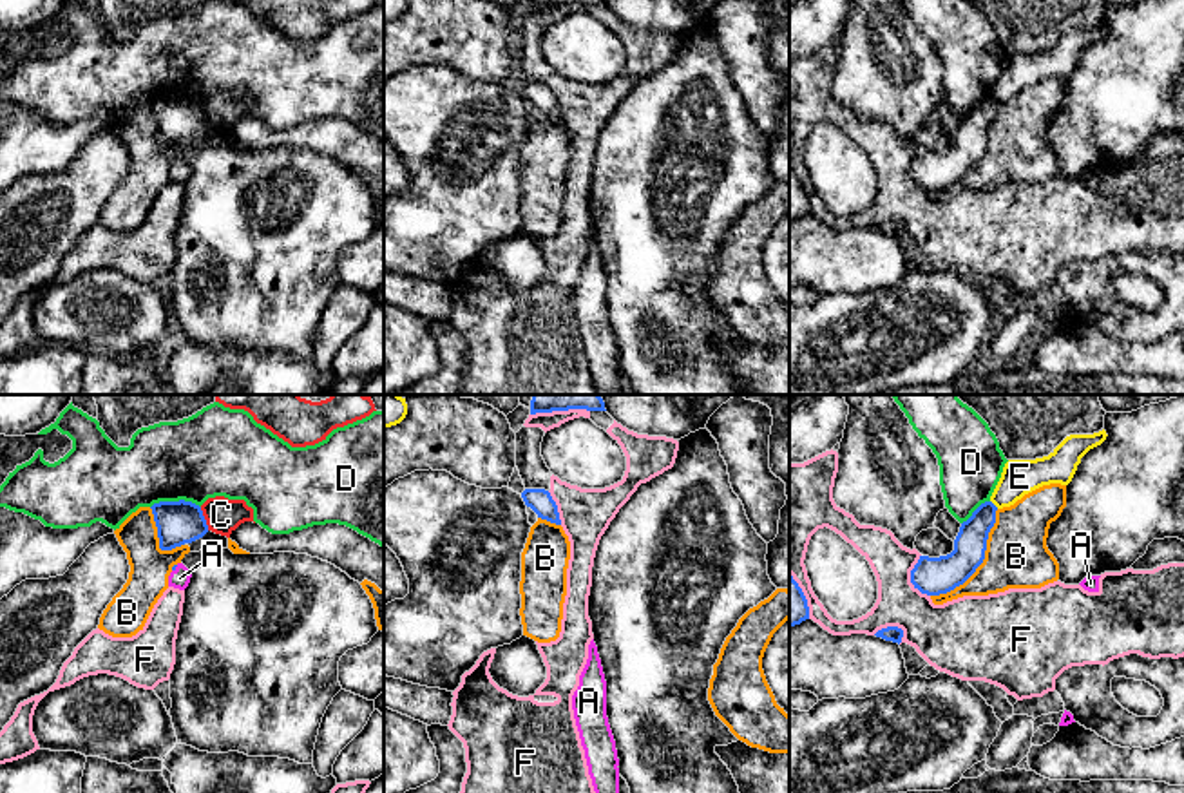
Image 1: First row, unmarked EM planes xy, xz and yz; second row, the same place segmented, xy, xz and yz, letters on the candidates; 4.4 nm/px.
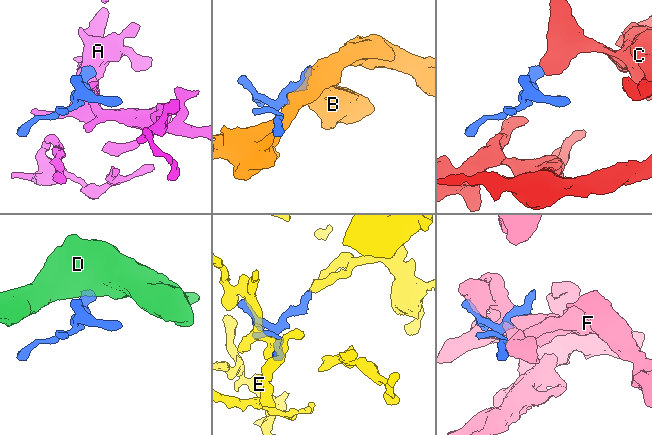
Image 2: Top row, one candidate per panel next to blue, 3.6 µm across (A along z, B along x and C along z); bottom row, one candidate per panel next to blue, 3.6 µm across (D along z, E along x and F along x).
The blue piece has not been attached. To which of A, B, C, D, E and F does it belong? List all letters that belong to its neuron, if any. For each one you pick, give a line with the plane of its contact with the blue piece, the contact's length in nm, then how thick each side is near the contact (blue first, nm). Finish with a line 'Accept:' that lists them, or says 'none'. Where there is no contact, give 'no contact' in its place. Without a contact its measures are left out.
A: meets blue in xy; contact 40 nm long; 20 nm thick on the blue side, 90 nm on the other
Accept: A

